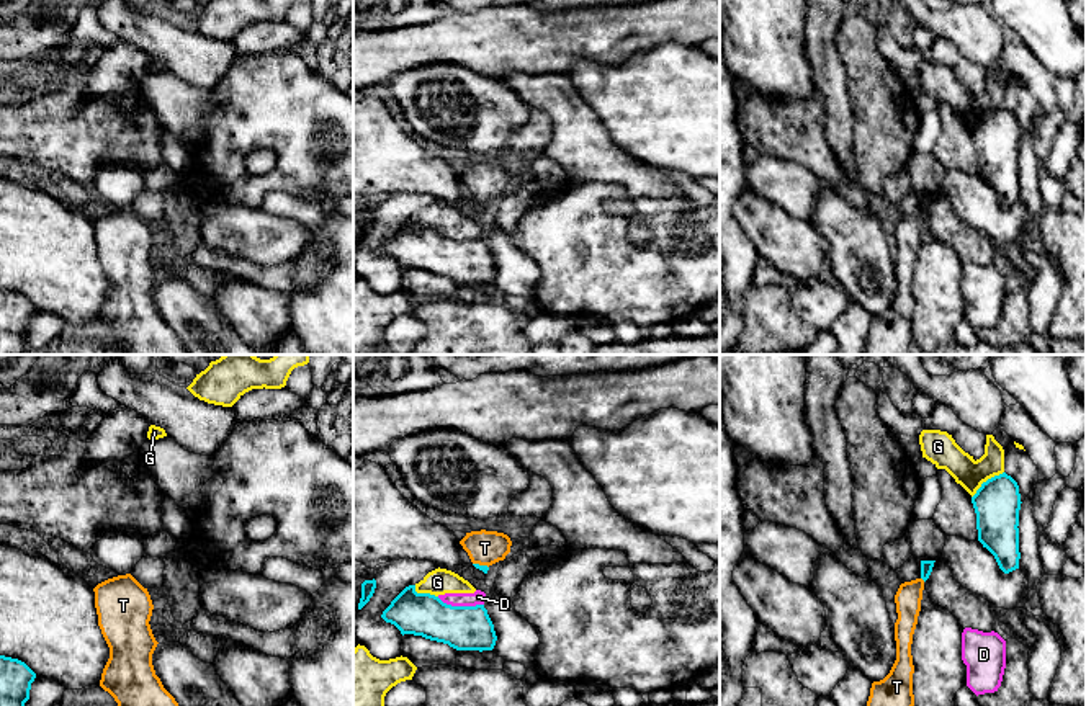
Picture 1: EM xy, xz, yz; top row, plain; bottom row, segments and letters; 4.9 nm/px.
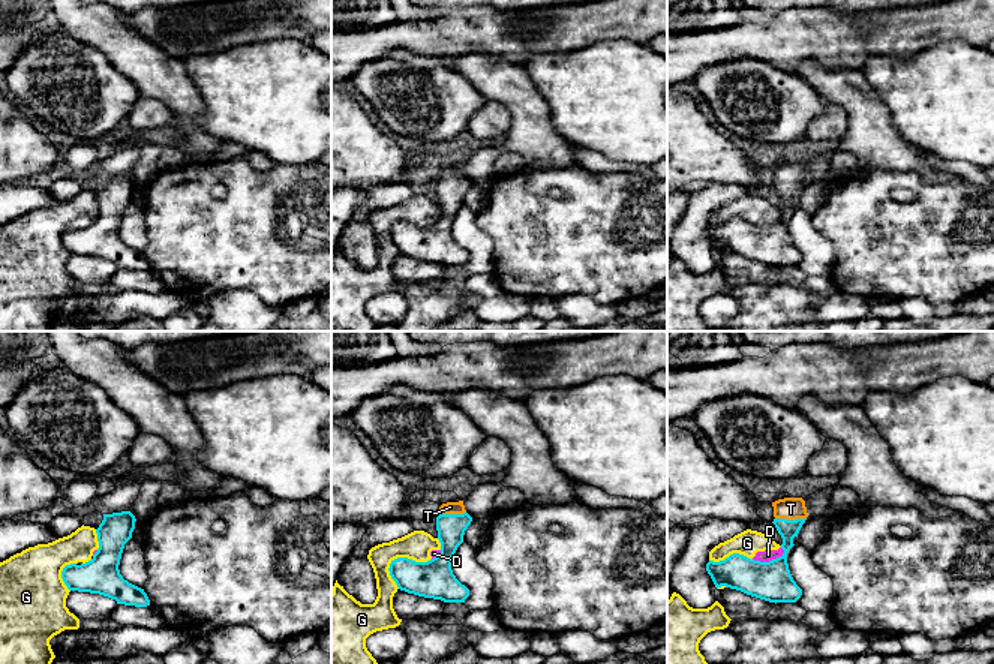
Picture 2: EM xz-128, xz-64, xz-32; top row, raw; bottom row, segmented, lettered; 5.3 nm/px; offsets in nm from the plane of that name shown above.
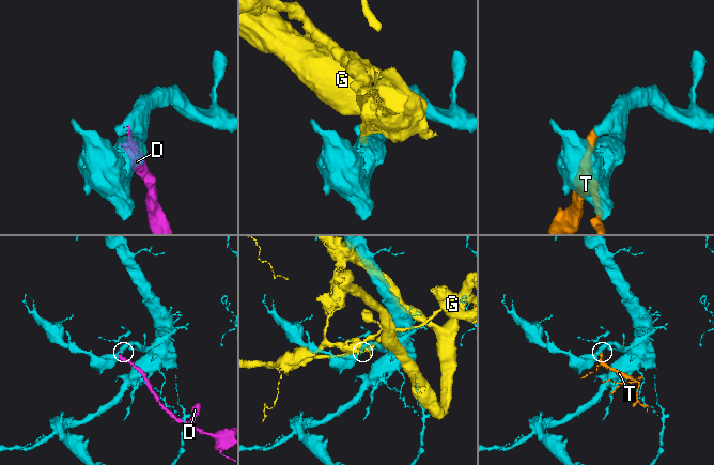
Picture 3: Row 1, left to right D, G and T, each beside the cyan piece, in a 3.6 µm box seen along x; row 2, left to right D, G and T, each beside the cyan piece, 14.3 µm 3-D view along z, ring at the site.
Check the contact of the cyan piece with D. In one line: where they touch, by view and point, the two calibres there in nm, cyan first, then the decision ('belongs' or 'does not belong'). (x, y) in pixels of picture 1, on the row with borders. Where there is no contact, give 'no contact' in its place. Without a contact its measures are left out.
xz (460, 607) | 220/70 nm | does not belong

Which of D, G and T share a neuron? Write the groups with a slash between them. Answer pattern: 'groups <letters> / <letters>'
groups D G / T

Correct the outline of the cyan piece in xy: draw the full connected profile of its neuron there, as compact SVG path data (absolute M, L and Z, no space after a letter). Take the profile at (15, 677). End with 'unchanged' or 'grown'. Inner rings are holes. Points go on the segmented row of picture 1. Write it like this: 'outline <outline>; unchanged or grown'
outline M0 655L0 706L25 706L34 678L25 662Z; unchanged

